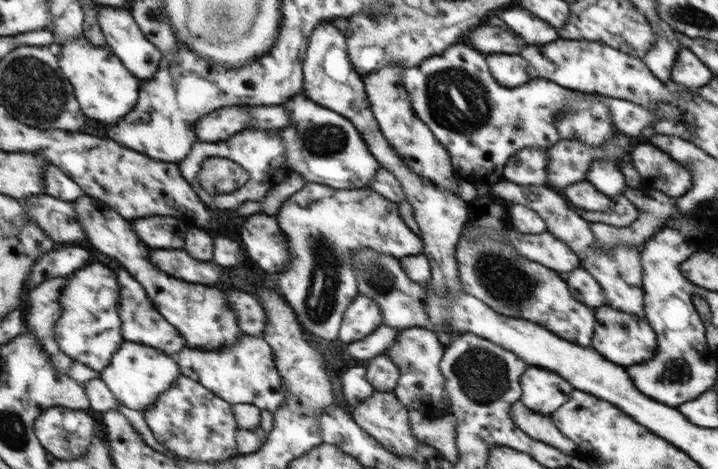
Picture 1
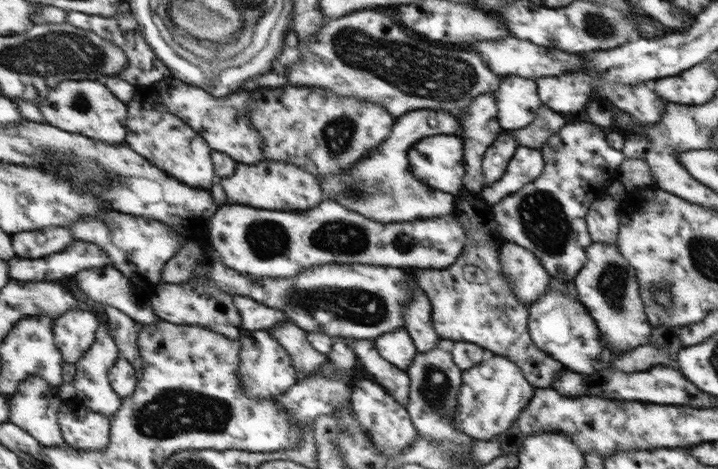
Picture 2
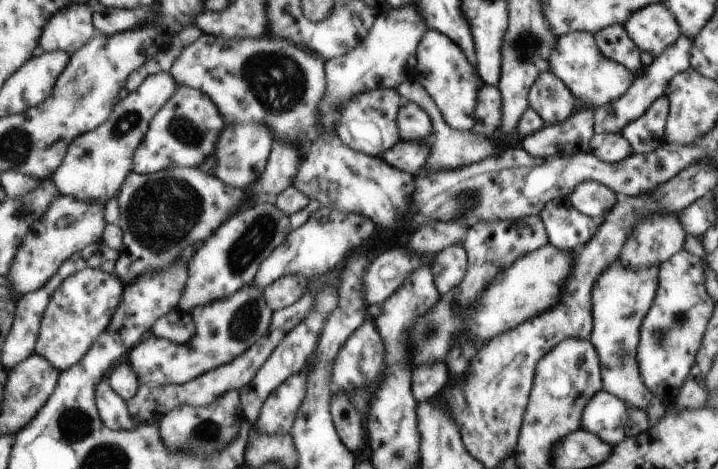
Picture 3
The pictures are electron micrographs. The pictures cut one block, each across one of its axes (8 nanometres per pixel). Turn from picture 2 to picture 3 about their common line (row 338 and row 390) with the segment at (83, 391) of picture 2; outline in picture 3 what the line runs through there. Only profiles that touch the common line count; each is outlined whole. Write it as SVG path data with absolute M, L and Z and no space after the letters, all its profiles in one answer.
M109 378L98 384L96 401L100 417L109 428L120 431L138 425L130 413L128 402L115 392Z

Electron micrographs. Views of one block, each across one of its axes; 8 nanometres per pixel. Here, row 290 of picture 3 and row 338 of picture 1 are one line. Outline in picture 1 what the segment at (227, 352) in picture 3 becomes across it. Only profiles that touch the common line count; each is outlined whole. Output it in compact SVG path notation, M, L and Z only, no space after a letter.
M241 332L239 334L239 341L235 345L226 346L221 349L209 350L185 346L177 353L176 361L181 375L201 383L201 386L212 391L214 395L228 402L231 406L233 404L251 404L259 409L259 411L266 410L273 414L273 412L280 409L280 406L284 405L284 400L288 396L288 392L284 389L283 379L276 369L272 347L265 342L265 339L258 336L251 336Z

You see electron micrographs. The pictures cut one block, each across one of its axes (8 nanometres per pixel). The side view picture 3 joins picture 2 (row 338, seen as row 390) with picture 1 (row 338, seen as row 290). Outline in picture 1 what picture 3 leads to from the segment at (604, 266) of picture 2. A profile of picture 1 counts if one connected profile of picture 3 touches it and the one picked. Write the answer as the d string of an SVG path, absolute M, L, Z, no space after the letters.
M605 304L593 309L593 313L595 313L595 326L591 347L606 359L609 359L609 362L617 363L622 367L628 367L639 365L655 357L658 344L656 333L648 325L644 317L639 318L637 315L615 310Z

